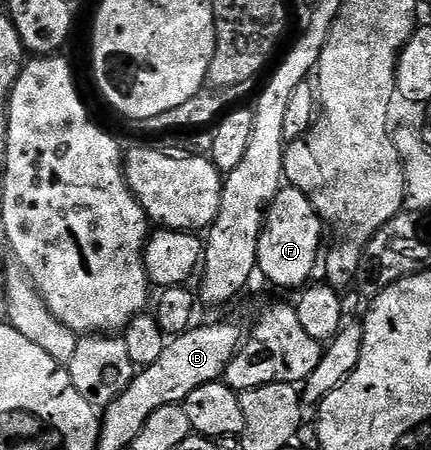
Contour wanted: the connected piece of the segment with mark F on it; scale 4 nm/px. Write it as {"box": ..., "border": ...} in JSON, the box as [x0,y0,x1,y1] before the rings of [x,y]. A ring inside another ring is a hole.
{"box":[258,185,323,287],"border":[[[287,185],[279,191],[264,219],[258,241],[258,270],[279,287],[306,286],[314,269],[321,245],[323,222],[307,195]]]}

